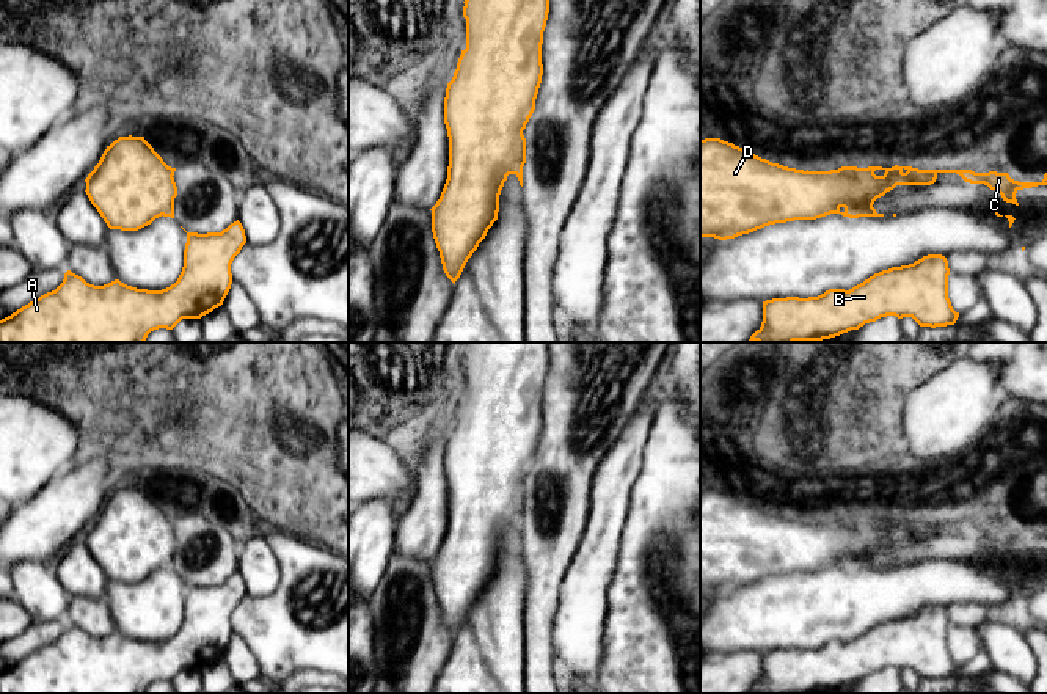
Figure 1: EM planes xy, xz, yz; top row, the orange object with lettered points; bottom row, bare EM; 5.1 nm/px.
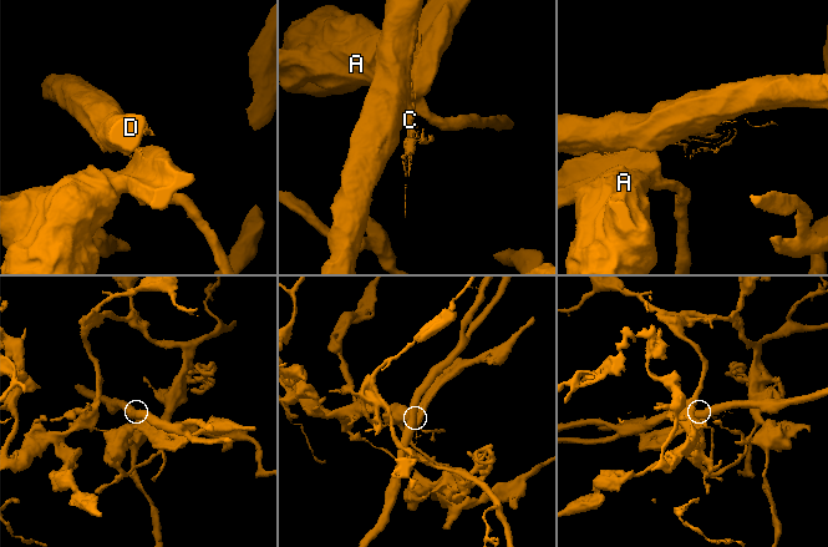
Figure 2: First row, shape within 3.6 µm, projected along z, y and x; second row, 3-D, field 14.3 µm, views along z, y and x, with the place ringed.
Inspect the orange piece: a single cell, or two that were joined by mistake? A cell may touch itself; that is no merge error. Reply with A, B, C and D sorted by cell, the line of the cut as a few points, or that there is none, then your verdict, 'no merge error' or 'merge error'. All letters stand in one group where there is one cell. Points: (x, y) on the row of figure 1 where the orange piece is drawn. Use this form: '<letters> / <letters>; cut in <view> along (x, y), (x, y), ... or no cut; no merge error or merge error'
A B C / D; cut in yz along (875, 192), (862, 203), (845, 203), (842, 206); merge error

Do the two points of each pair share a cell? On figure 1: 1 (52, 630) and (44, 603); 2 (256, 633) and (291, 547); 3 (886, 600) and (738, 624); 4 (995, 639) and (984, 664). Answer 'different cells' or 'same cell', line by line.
1: different cells
2: same cell
3: same cell
4: different cells

